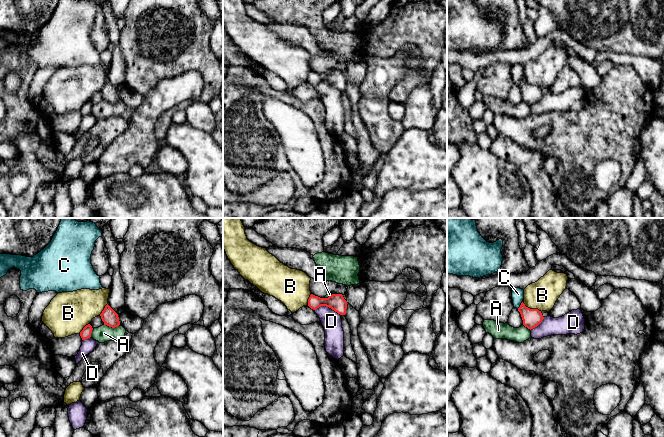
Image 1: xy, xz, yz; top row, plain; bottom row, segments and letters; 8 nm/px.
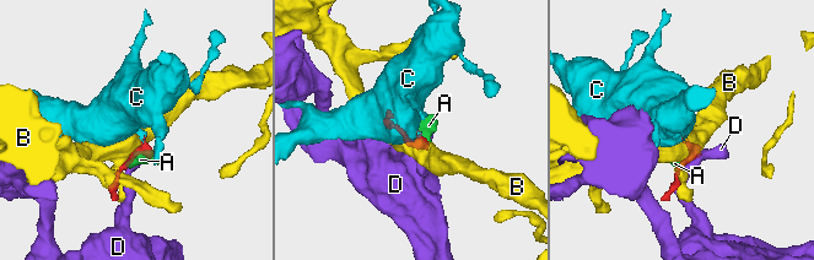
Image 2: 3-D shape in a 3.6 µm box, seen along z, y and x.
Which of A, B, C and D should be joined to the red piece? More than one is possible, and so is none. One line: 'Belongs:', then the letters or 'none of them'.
Belongs: C

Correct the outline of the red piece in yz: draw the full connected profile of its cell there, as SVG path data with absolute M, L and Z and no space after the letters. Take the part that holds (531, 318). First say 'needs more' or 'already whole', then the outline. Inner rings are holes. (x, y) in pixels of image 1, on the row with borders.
needs more; M520 288L512 289L512 300L514 308L517 308L521 314L523 325L528 329L537 327L544 319L541 311L530 309L522 302L524 299L524 290Z

